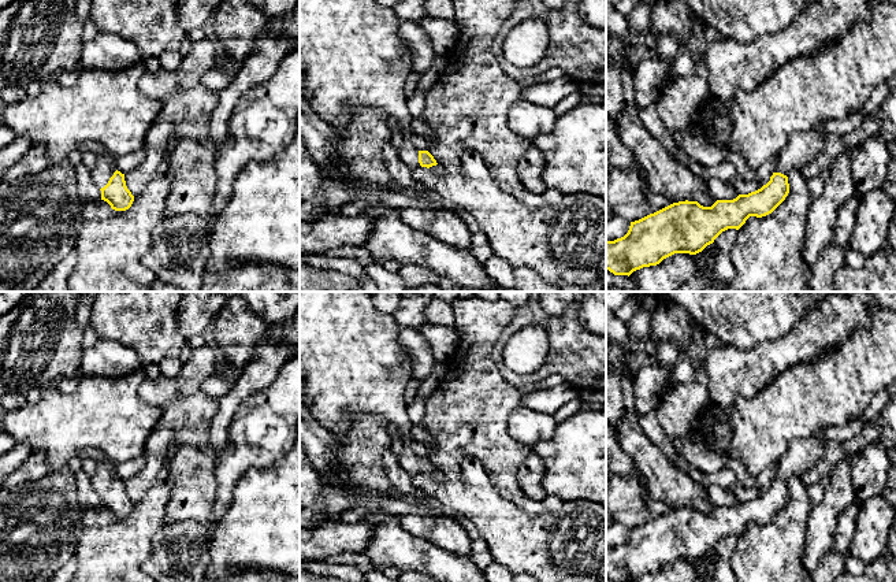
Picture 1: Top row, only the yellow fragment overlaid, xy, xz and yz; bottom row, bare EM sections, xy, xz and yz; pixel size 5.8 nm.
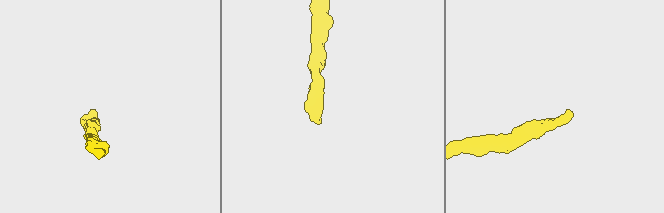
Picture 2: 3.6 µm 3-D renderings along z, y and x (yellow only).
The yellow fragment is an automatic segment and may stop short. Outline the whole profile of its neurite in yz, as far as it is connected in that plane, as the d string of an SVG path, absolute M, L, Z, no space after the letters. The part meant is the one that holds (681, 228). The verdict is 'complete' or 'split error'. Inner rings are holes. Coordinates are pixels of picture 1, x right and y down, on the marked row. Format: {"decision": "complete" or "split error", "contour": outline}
{"decision": "split error", "contour": "M821 122L811 130L791 134L776 159L770 181L755 192L733 200L717 200L711 207L678 201L631 222L624 237L606 241L606 270L629 277L674 253L696 255L722 231L739 230L750 216L772 214L789 193L788 175L802 170L821 152L829 136L825 126L826 122Z"}

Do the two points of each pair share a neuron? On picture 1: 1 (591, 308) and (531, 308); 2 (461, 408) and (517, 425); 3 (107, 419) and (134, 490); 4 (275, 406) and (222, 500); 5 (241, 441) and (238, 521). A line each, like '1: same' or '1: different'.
1: different
2: different
3: different
4: same
5: different

